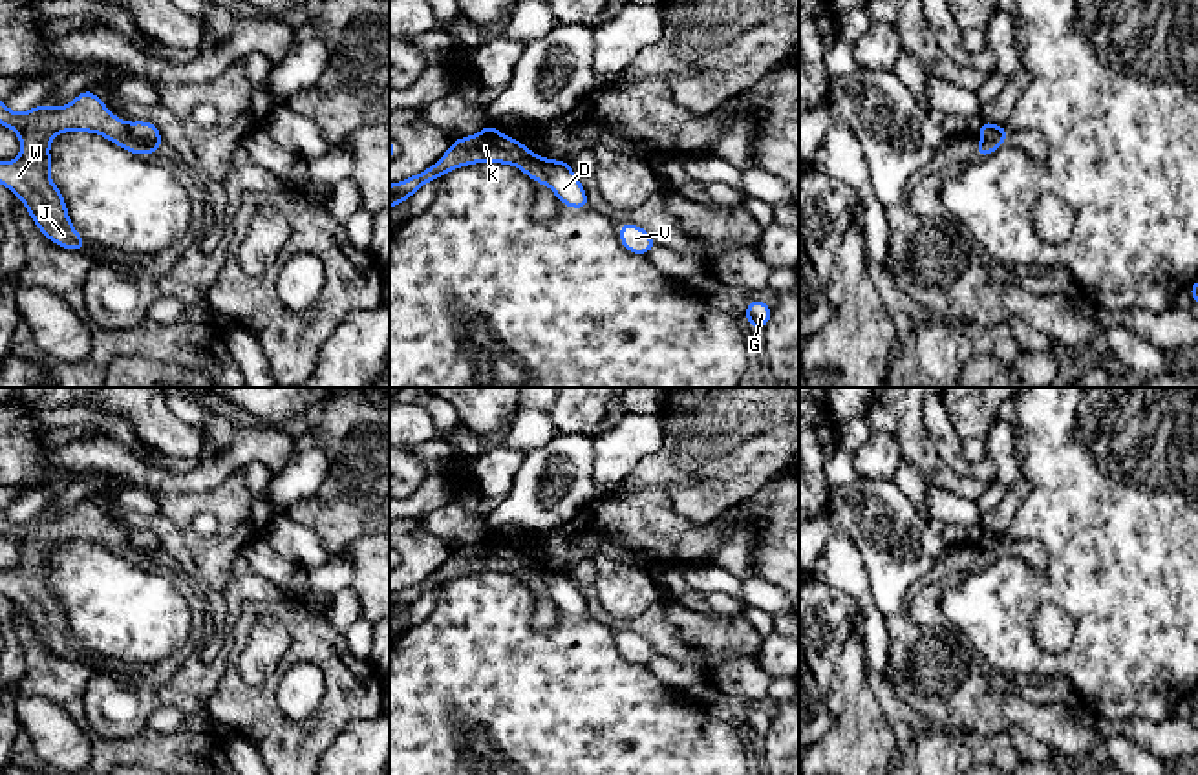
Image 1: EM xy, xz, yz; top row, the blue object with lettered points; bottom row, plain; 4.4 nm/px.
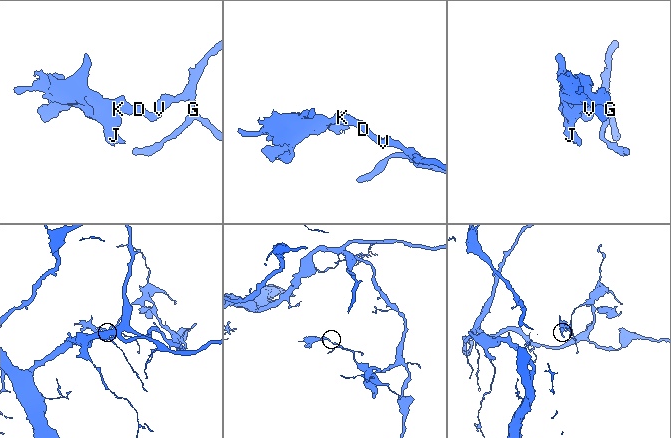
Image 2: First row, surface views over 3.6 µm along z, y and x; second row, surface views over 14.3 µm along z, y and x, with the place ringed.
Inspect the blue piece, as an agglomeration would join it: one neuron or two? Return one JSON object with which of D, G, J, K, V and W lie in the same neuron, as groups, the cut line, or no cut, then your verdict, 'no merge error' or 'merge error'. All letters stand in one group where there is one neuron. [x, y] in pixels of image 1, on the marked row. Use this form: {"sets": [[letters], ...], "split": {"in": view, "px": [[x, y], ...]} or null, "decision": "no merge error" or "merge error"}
{"sets": [["D", "G", "V"], ["J", "K", "W"]], "split": {"in": "xy", "px": [[128, 123], [132, 138], [145, 152]]}, "decision": "merge error"}

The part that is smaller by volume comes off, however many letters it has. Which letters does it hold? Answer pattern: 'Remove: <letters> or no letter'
Remove: J, K, W

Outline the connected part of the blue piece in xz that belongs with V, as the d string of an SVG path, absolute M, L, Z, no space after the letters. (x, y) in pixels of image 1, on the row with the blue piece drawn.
M622 223L618 227L620 232L620 245L633 254L646 256L649 250L657 249L655 239L635 223Z

